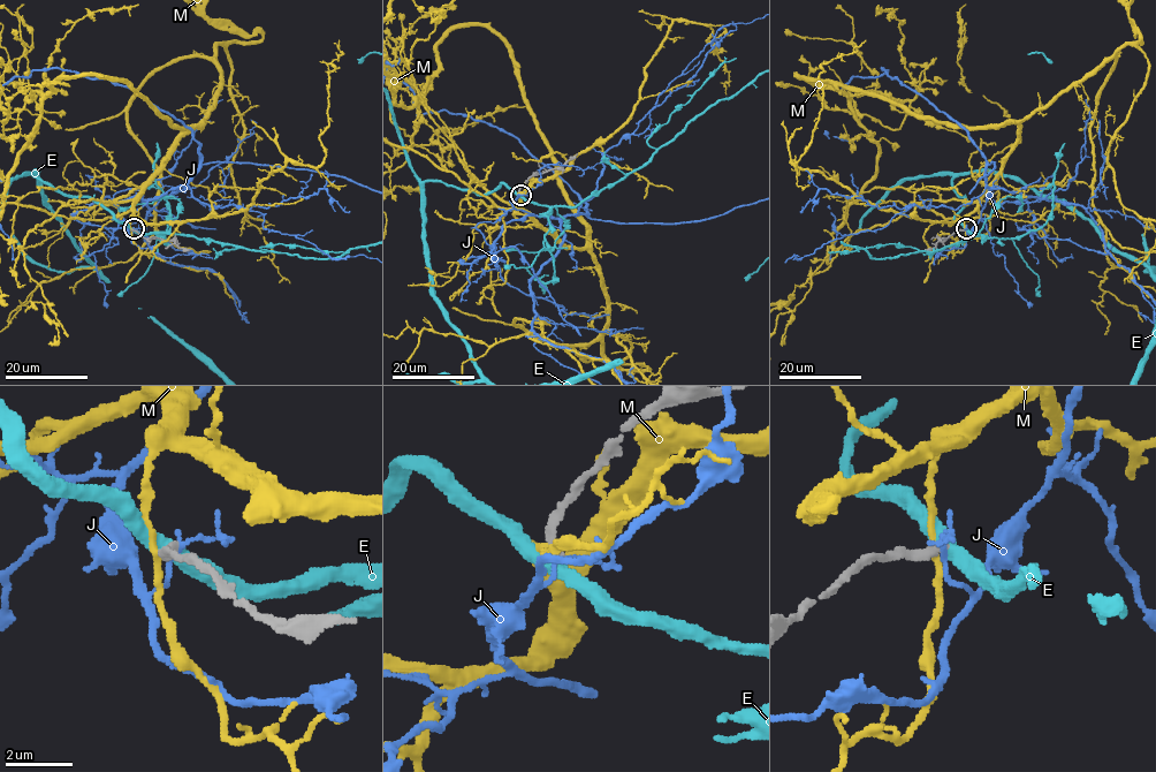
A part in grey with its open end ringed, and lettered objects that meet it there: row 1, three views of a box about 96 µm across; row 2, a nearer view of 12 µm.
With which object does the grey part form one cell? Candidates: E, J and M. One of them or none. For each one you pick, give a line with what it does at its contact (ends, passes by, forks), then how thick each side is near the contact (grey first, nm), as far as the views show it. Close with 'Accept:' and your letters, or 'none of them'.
Accept: none of them

